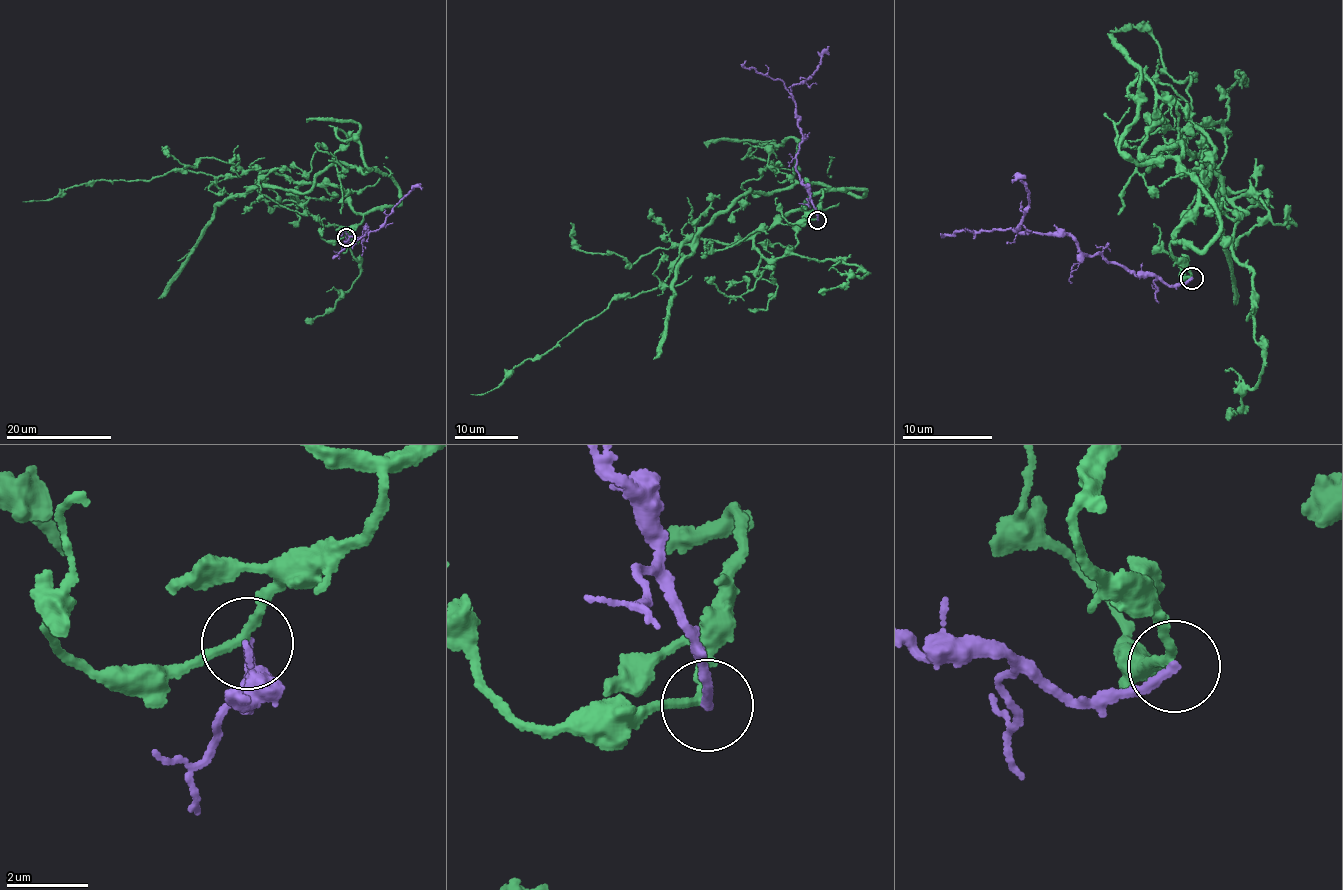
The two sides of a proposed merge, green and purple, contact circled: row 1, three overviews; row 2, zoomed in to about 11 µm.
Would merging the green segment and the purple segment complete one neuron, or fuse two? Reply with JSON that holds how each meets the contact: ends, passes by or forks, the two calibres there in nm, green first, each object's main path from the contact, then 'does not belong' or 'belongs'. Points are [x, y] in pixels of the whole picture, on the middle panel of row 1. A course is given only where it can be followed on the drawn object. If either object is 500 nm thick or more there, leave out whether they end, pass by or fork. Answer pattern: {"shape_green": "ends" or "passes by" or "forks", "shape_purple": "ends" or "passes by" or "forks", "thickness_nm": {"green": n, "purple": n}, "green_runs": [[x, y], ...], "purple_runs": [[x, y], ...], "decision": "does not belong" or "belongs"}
{"shape_green": "passes by", "shape_purple": "ends", "thickness_nm": {"green": 200, "purple": 240}, "green_runs": [[816, 220], [821, 189], [865, 189], [861, 198], [817, 184], [751, 189], [720, 211], [683, 258], [654, 359]], "purple_runs": [[818, 220], [810, 188], [797, 169], [802, 137], [791, 91], [815, 72], [828, 46]], "decision": "does not belong"}

